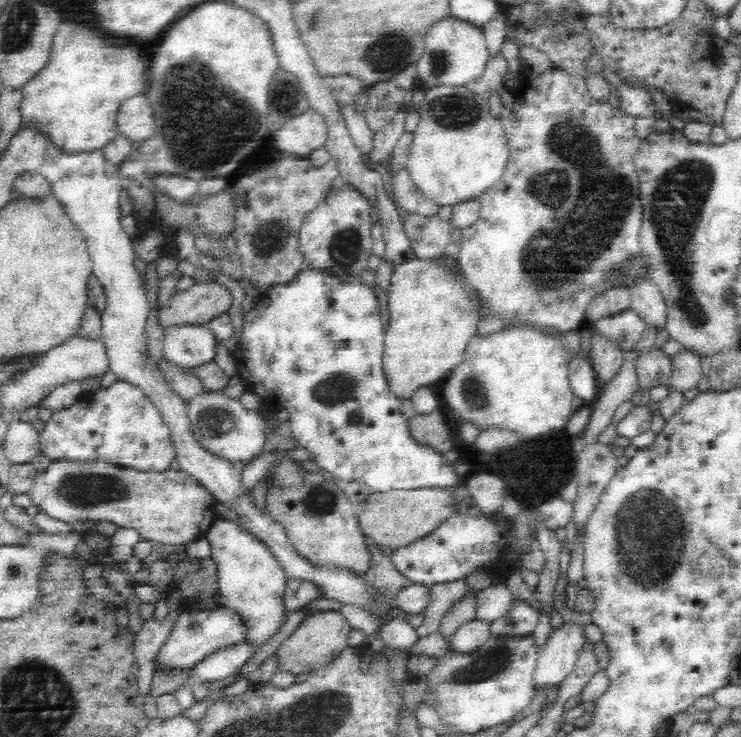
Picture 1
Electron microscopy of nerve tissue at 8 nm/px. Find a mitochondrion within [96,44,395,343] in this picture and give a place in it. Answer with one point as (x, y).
(181, 86)

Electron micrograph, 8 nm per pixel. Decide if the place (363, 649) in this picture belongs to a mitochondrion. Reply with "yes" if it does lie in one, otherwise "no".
no

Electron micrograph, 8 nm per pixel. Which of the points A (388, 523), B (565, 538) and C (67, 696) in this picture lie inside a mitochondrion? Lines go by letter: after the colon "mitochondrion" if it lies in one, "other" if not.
A: other
B: other
C: mitochondrion

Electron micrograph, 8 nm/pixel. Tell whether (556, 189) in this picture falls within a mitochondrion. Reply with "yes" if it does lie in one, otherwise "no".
yes

